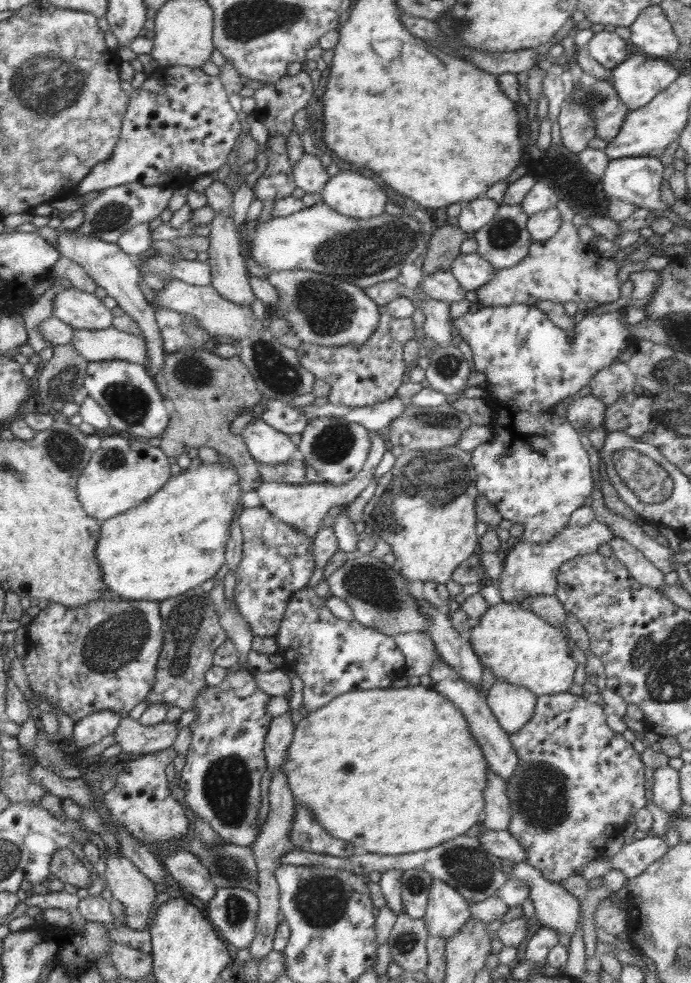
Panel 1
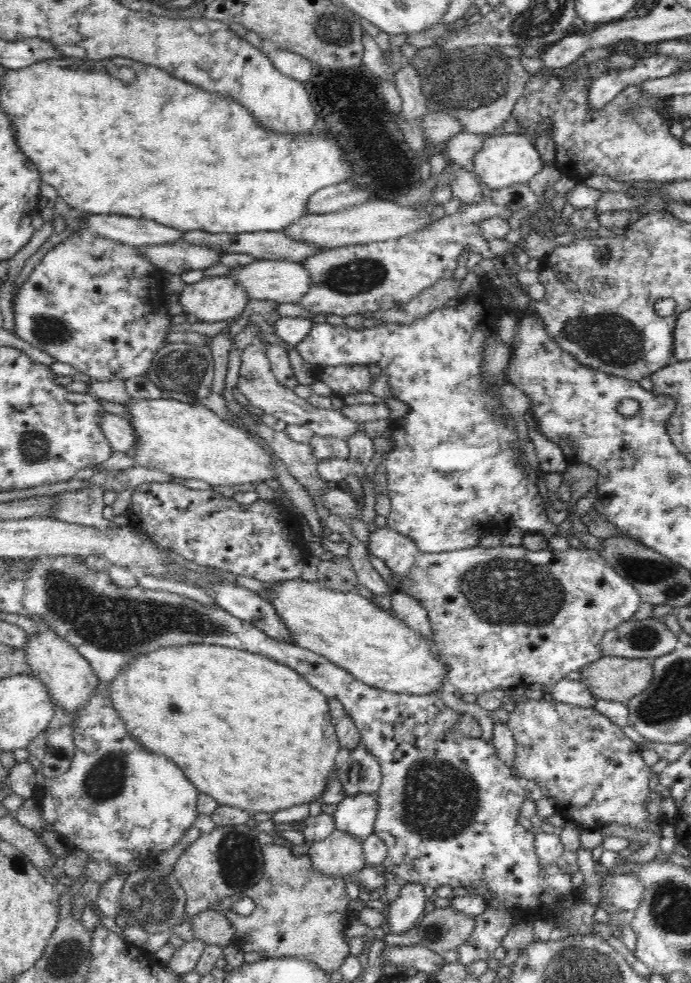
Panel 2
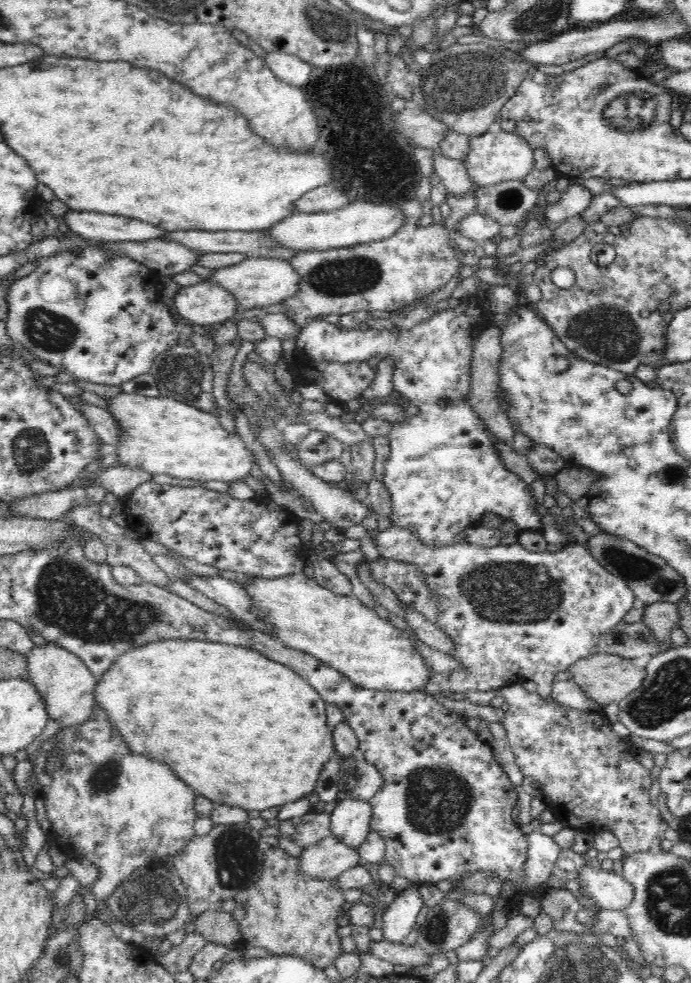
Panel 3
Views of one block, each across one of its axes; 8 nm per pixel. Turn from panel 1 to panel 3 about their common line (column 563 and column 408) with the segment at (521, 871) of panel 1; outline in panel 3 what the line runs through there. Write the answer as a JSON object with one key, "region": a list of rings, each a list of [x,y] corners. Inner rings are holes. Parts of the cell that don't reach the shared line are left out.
{"region":[[[417,884],[399,892],[392,904],[385,908],[383,916],[379,917],[383,938],[392,943],[403,943],[404,937],[418,926],[424,911]]]}

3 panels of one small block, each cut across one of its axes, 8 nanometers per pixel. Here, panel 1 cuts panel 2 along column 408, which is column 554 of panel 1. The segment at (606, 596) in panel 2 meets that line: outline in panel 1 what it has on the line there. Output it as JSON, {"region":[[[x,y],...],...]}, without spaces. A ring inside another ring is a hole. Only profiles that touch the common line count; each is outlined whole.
{"region":[[[594,520],[586,526],[567,526],[546,543],[520,541],[512,544],[502,556],[503,571],[494,584],[500,590],[502,602],[515,602],[529,609],[528,604],[525,603],[527,596],[533,594],[552,596],[556,592],[557,572],[562,564],[578,555],[597,552],[600,544],[609,544],[614,537],[615,534],[607,524]]]}

